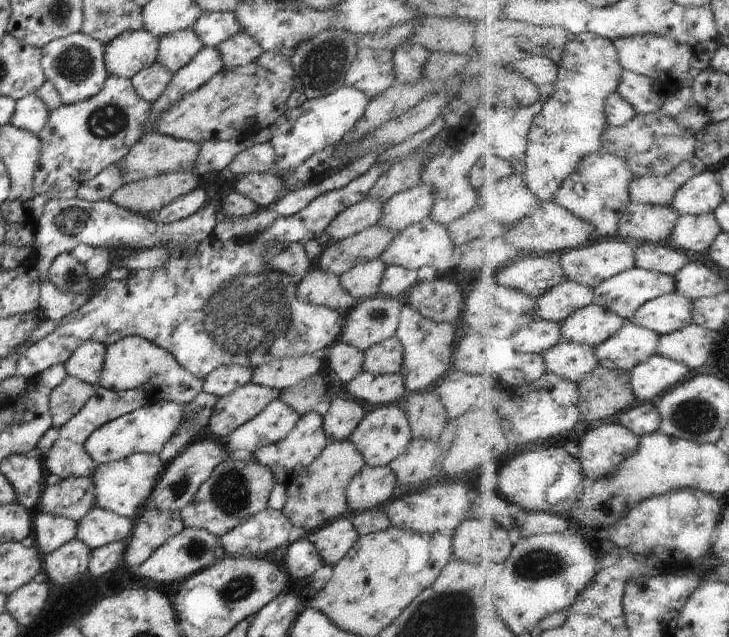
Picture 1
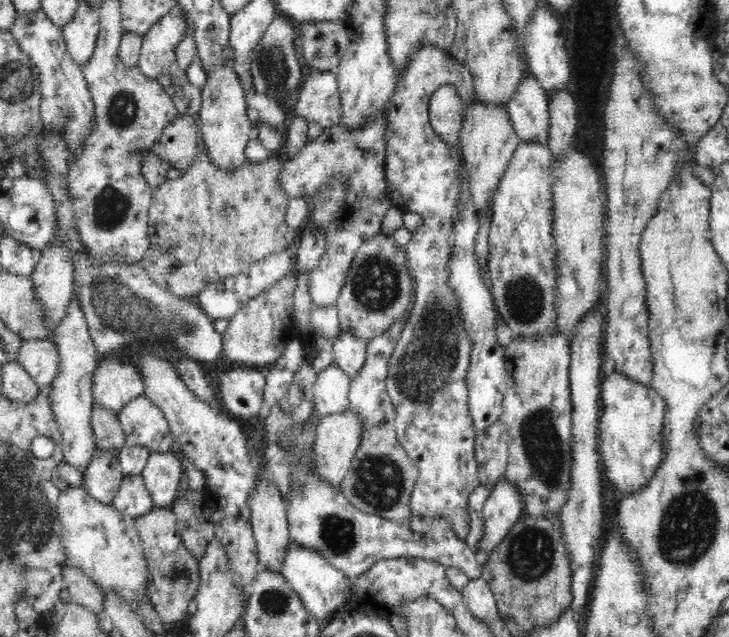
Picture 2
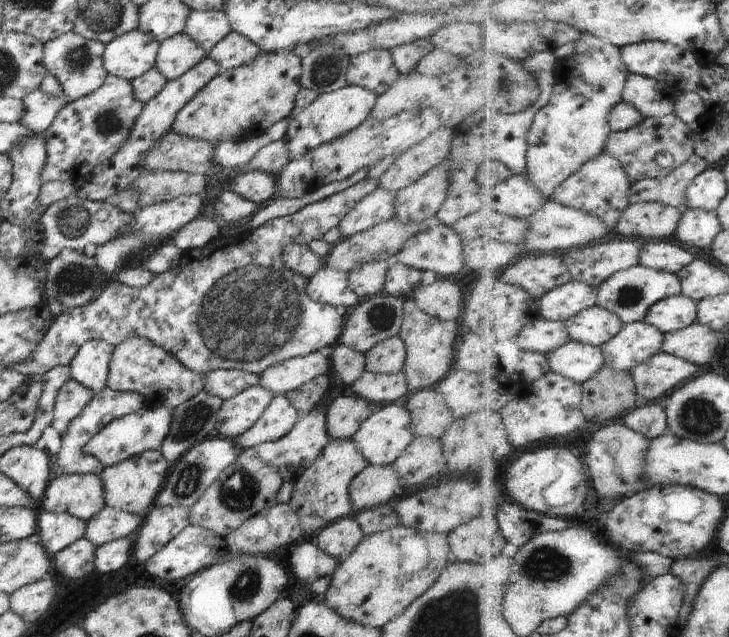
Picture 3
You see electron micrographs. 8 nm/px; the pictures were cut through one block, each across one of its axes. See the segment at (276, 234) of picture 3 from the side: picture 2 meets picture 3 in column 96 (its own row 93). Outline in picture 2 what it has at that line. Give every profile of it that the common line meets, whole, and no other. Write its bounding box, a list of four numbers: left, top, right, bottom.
[291,71,342,129]

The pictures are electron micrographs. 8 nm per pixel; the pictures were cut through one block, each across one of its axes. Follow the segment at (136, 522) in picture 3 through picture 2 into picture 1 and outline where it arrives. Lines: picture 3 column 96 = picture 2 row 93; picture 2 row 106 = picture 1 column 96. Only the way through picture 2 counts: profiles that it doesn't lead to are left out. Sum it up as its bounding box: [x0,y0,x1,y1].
[76,506,134,550]

